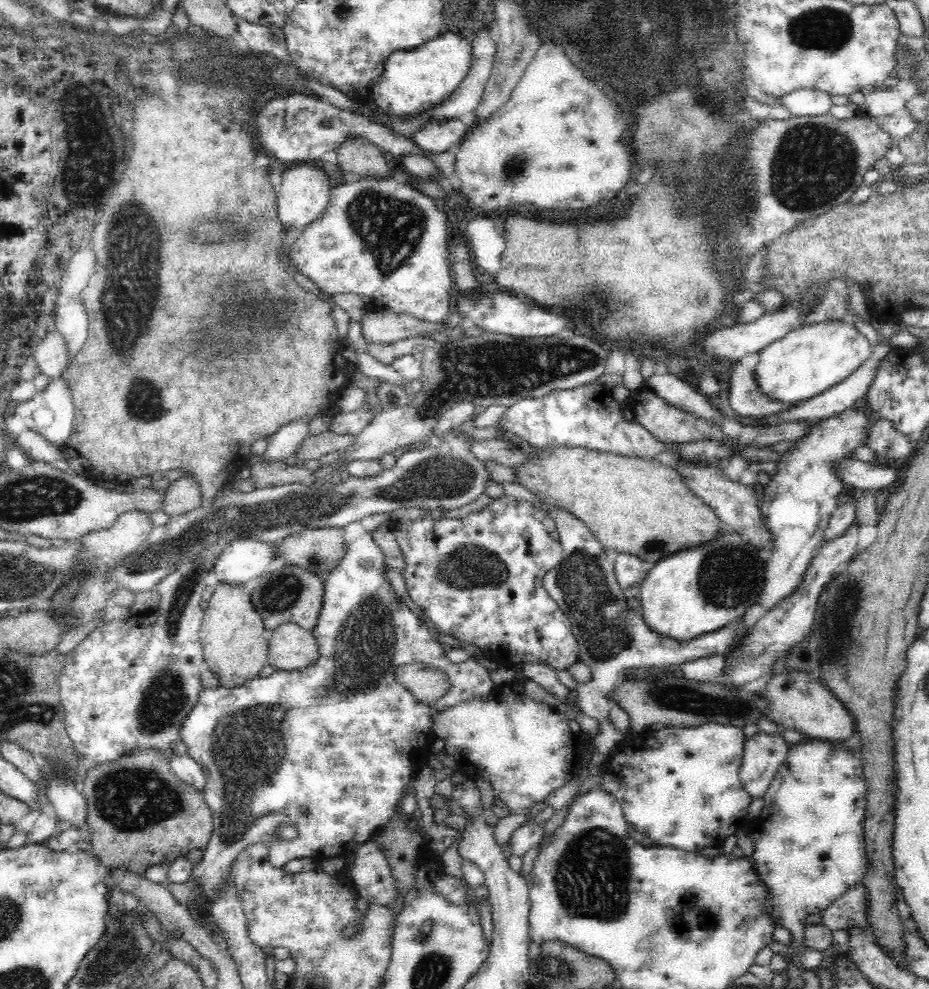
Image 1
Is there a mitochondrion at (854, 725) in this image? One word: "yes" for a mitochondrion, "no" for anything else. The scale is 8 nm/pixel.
no

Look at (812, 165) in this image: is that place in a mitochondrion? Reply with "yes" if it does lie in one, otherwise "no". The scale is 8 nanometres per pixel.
yes

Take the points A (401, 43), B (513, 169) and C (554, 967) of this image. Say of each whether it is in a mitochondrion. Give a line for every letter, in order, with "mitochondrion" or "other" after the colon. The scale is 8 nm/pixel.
A: other
B: mitochondrion
C: mitochondrion

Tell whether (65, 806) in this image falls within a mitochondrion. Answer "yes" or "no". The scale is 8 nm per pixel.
no

